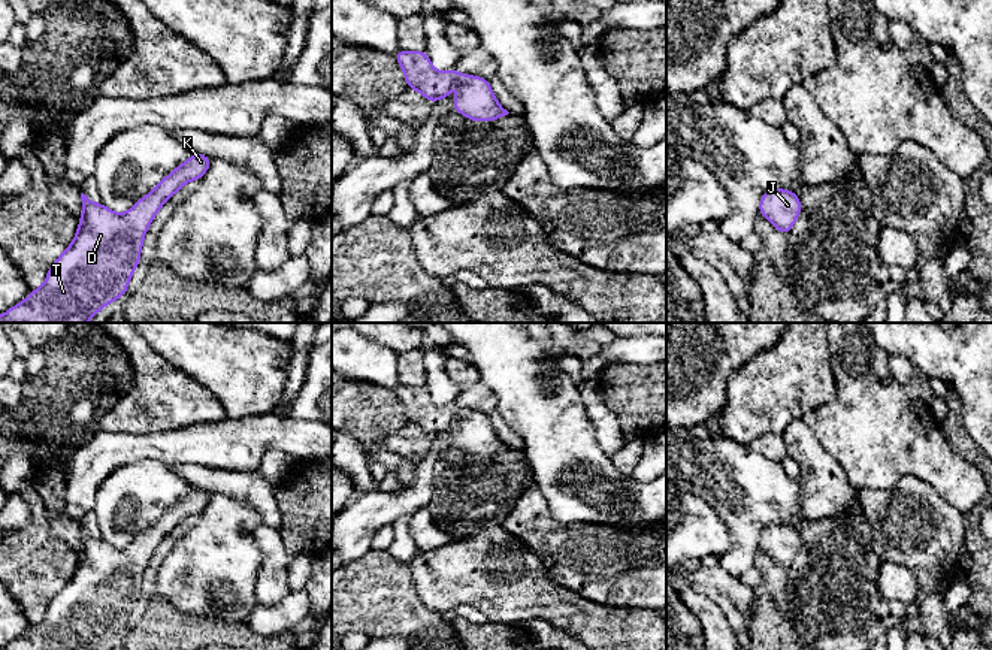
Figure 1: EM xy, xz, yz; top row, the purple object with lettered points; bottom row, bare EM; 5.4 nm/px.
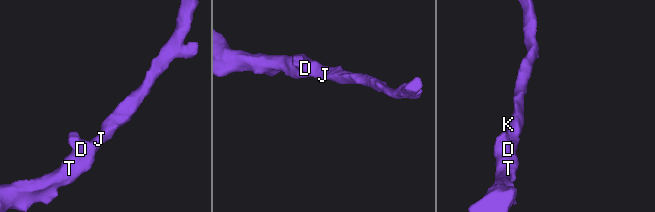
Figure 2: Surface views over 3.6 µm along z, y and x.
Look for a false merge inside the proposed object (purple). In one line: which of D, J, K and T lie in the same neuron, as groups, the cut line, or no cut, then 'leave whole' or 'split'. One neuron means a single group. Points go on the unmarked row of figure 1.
D J K T; no cut; leave whole

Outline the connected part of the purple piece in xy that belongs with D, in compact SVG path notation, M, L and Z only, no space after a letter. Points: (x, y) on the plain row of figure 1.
M193 489L125 548L117 548L102 538L93 538L82 527L84 547L75 574L52 598L43 620L31 625L25 635L3 650L96 650L103 641L124 631L139 599L143 569L148 566L149 557L166 535L187 517L200 514L209 502L208 490Z

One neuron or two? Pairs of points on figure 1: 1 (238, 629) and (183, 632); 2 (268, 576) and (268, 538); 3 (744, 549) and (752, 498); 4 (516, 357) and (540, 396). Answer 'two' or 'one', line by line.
1: one
2: one
3: one
4: one

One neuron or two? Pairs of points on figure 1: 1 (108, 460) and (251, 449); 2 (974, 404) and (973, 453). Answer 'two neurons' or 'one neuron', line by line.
1: one neuron
2: two neurons

